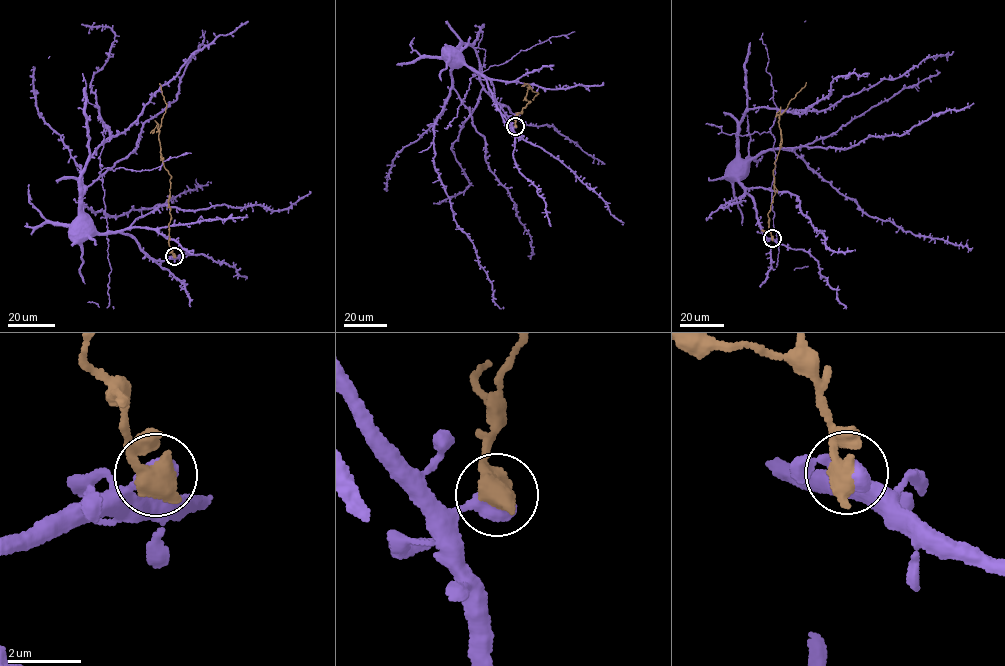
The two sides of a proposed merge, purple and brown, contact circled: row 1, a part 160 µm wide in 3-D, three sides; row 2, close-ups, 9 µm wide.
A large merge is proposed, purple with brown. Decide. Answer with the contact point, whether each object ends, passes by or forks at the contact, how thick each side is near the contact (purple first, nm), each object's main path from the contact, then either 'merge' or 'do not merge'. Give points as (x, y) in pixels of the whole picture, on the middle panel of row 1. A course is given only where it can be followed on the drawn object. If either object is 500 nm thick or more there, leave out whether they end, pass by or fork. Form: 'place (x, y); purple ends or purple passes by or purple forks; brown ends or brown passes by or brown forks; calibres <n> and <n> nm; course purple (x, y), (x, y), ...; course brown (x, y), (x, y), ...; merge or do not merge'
place (515, 126); calibres 600 and 650 nm; course purple (515, 126), (484, 78), (458, 56), (463, 42), (478, 58), (483, 89), (451, 148), (469, 185), (433, 203); course brown (515, 126), (515, 116), (522, 112), (523, 108), (530, 101), (524, 99), (530, 87), (538, 93), (532, 99); do not merge

